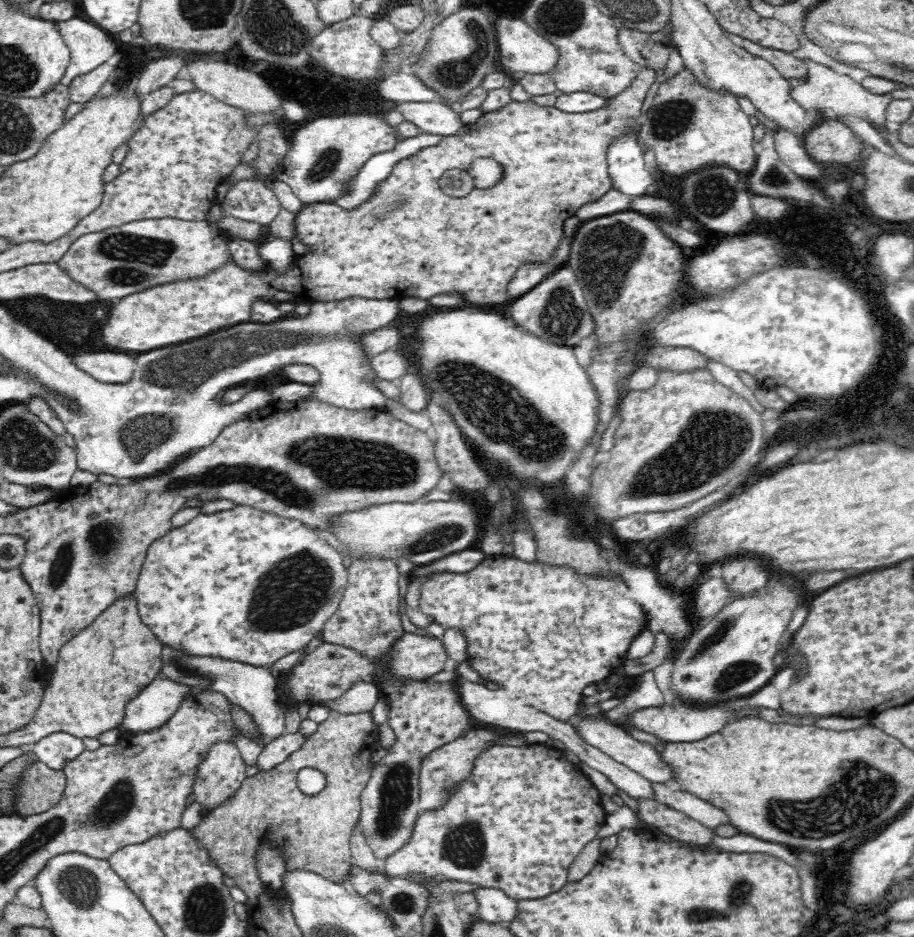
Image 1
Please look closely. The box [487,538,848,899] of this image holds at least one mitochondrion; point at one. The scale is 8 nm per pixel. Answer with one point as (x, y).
(741, 672)

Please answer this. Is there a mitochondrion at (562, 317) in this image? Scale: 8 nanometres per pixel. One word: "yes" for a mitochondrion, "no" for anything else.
yes

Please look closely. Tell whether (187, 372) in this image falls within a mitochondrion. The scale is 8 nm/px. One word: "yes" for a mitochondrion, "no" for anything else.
yes

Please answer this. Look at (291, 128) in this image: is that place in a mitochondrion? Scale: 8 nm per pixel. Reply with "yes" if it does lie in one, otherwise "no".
no

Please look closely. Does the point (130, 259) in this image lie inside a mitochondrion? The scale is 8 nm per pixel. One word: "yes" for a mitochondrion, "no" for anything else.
yes

